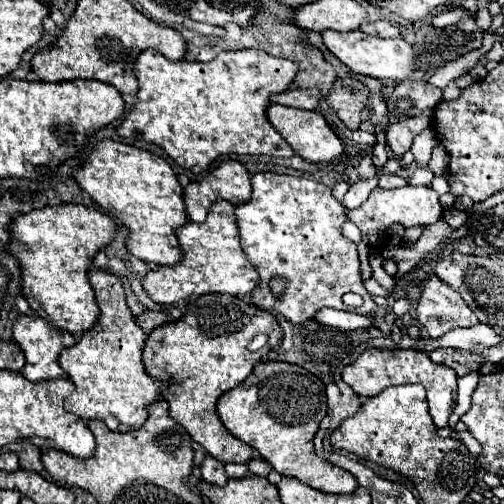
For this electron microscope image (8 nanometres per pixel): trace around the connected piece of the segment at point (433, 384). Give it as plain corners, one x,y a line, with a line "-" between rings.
368,348
364,350
356,362
346,366
342,370
342,380
362,398
370,398
380,394
388,386
398,386
398,384
422,384
426,388
426,398
428,398
428,412
438,428
448,424
448,416
454,410
454,400
456,400
456,372
448,366
434,364
426,352
420,350
378,350
378,348

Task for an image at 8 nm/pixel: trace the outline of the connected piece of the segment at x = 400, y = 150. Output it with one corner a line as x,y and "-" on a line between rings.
426,110
426,114
418,114
418,116
400,120
400,122
390,124
390,126
386,128
388,146
390,146
390,150
392,150
396,156
402,156
404,152
408,152
410,146
412,146
414,136
420,134
424,128
430,126
430,122
432,122
432,112
434,112
434,110

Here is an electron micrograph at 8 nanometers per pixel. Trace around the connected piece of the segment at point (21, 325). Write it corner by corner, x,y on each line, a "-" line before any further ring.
18,316
12,324
12,338
22,348
24,356
26,356
24,370
20,372
24,378
34,380
34,382
48,380
48,378
66,378
66,372
58,364
58,356
60,356
62,348
72,346
76,342
70,332
52,326
50,322
46,322
40,316

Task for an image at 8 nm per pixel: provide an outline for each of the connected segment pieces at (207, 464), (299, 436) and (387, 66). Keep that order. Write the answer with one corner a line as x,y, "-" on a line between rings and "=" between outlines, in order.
206,456
202,460
202,466
200,466
200,472
202,472
202,480
210,482
210,484
216,484
216,486
224,486
228,482
228,476
224,472
224,464
218,462
216,458
212,456
=
258,362
246,382
218,398
216,412
226,430
258,450
280,476
296,478
314,490
330,494
350,494
358,488
352,474
322,460
314,452
312,440
326,416
326,394
324,382
302,366
288,362
=
324,30
322,38
324,38
324,46
356,74
364,74
364,76
372,76
372,78
406,80
416,72
416,68
414,68
416,66
416,54
414,54
412,46
402,38
386,38
384,40
378,36
370,36
362,30
354,30
354,32

